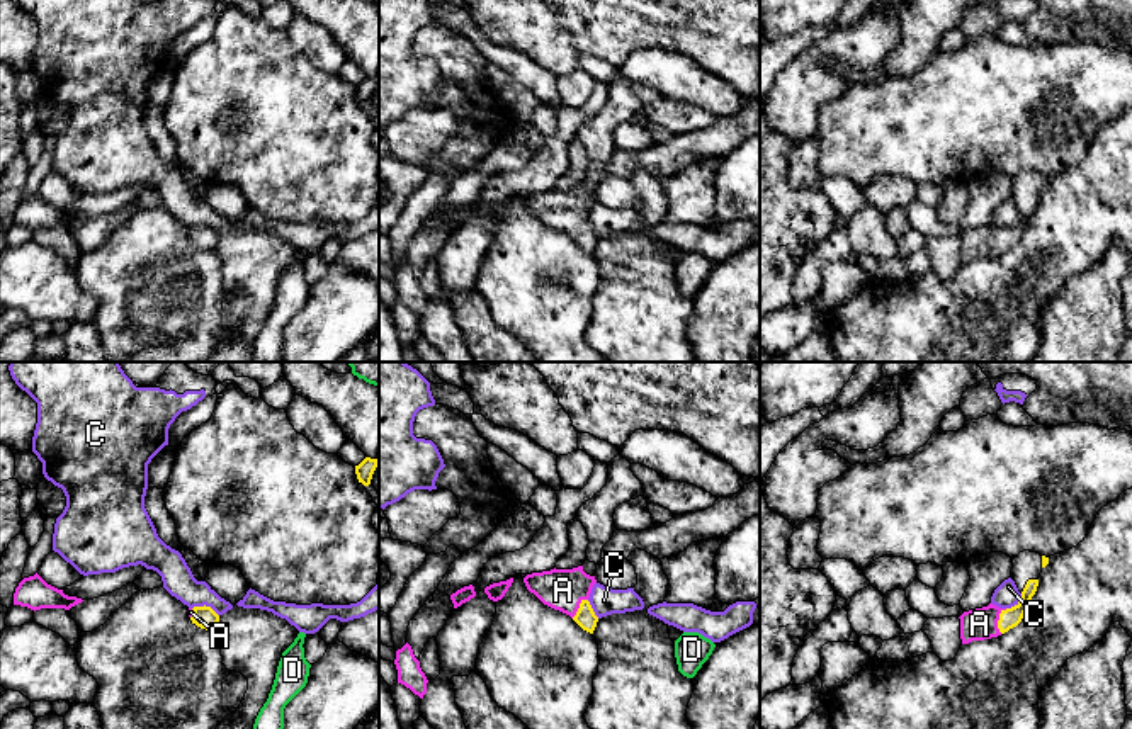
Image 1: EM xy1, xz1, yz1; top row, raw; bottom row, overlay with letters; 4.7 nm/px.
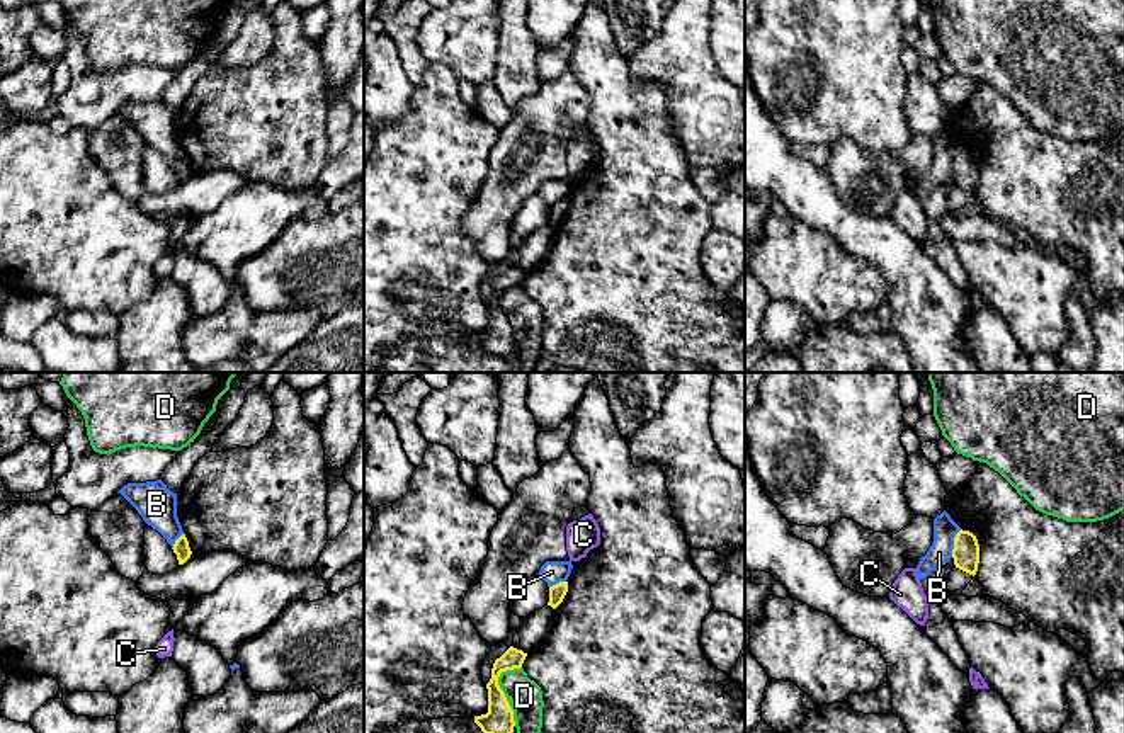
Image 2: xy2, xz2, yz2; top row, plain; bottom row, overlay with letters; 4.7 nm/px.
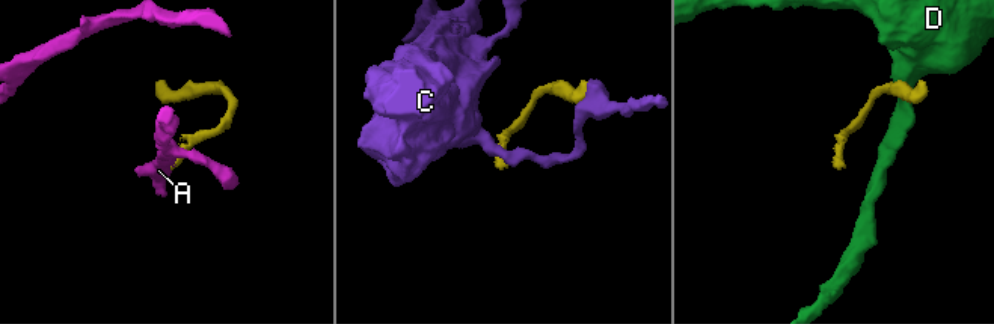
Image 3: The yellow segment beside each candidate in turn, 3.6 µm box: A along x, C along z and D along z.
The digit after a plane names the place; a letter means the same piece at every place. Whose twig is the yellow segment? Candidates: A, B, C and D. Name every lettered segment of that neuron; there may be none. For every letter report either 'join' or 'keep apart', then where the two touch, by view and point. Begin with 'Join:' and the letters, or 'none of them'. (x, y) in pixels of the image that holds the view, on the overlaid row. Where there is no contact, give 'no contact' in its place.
Join: A
A: join | yz1 (998, 621)
B: keep apart | yz2 (954, 543)
C: keep apart | xy1 (206, 607)
D: keep apart | xz2 (500, 689)

